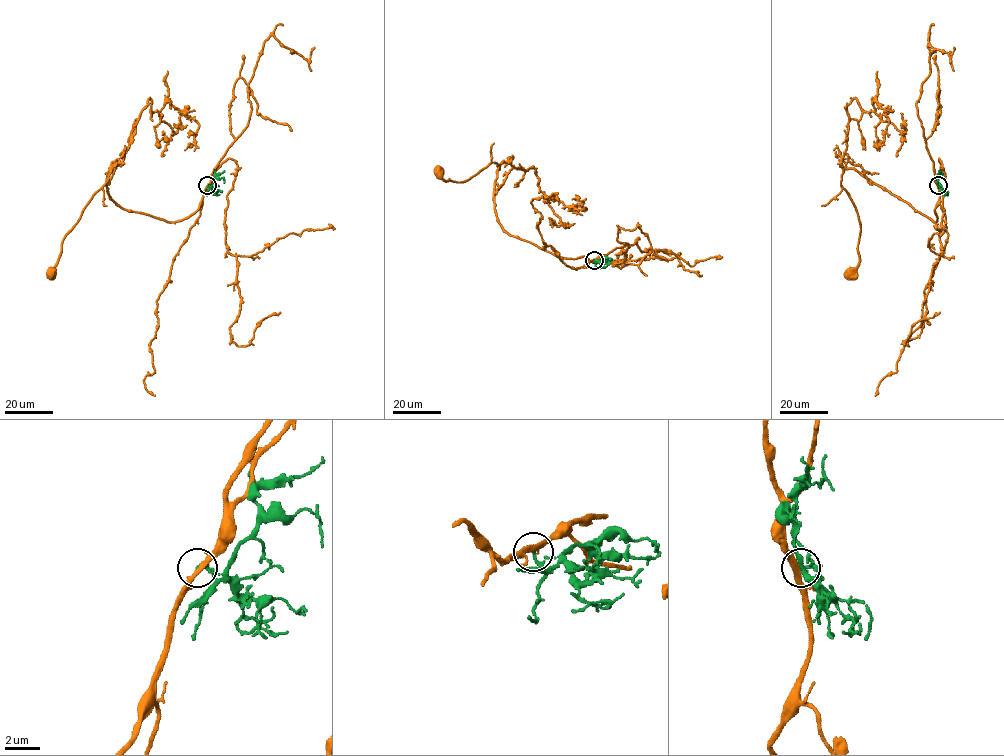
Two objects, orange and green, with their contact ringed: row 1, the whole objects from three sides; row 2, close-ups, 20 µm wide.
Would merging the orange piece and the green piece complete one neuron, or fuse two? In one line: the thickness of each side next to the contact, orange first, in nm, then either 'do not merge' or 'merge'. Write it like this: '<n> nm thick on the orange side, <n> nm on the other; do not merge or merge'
300 nm thick on the orange side, 240 nm on the other; do not merge

